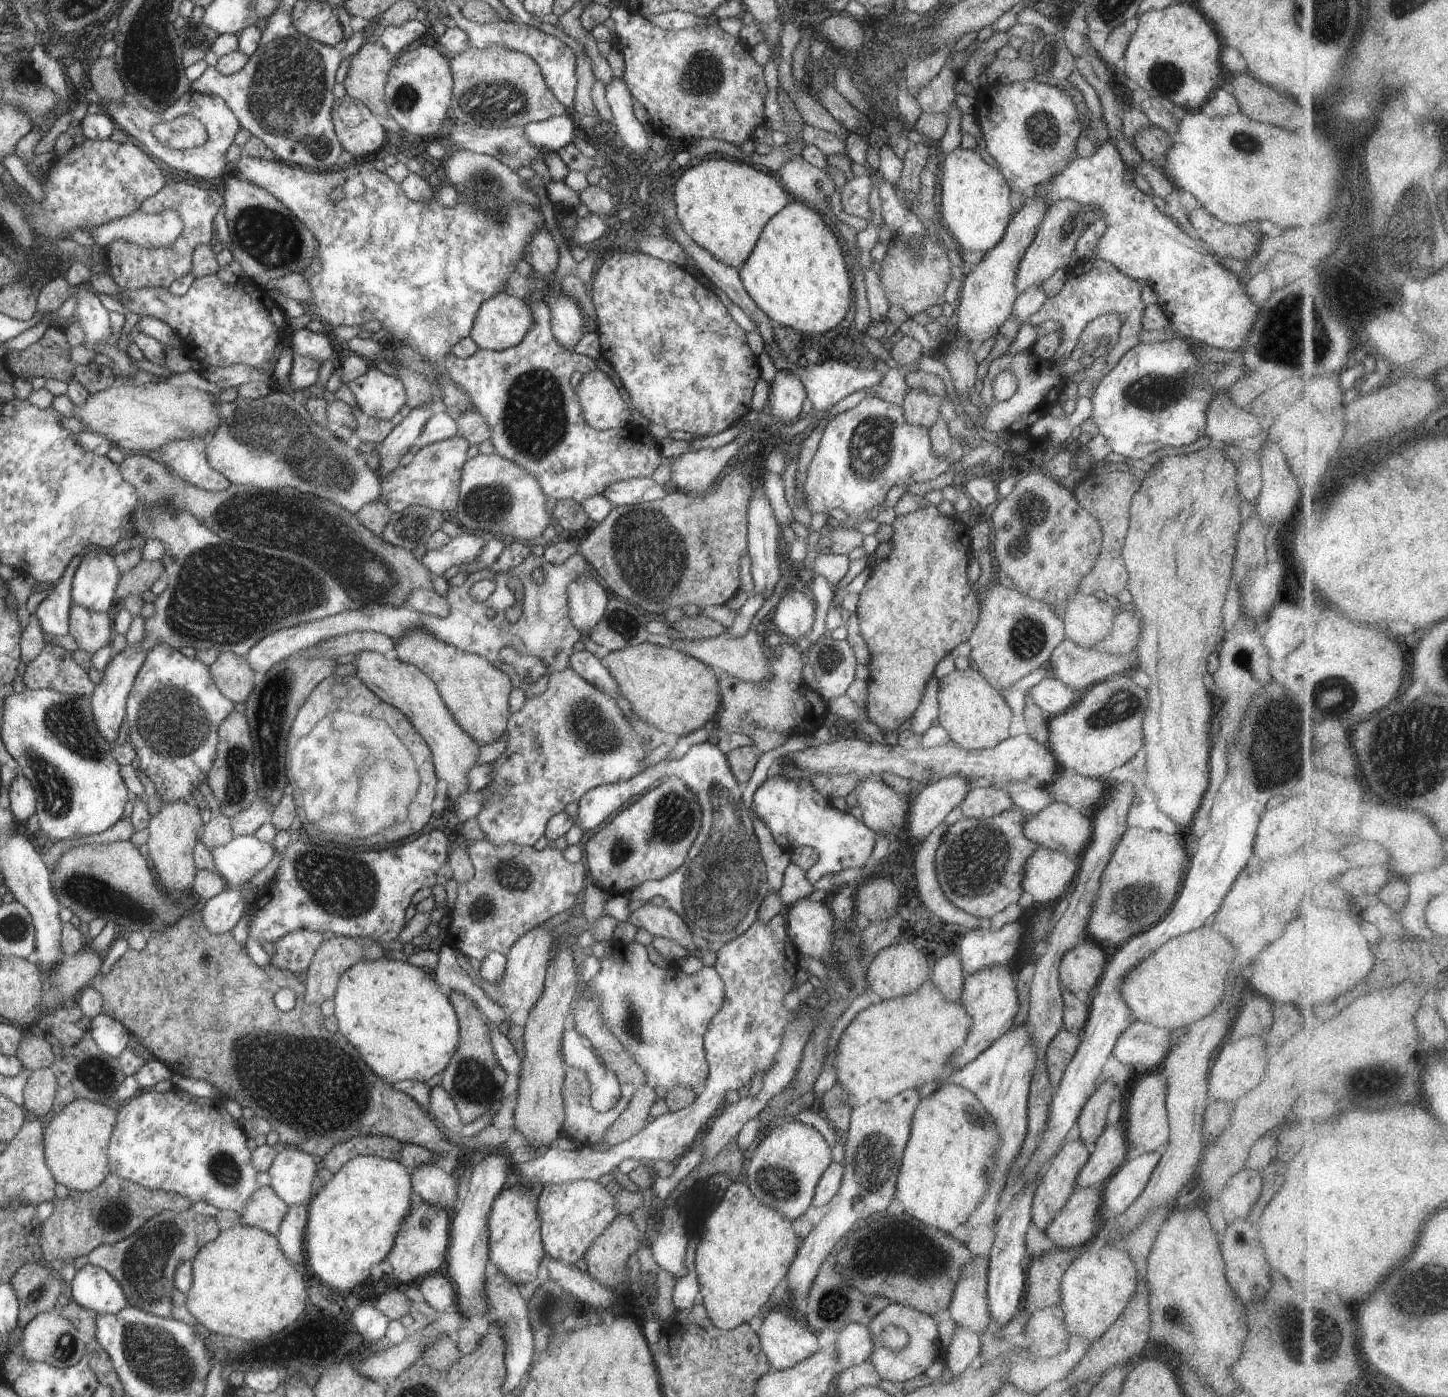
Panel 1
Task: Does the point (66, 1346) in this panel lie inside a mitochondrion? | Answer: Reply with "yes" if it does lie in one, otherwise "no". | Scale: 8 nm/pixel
yes

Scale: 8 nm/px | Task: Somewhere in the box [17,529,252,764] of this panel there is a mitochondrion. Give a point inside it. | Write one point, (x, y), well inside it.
(171, 721)

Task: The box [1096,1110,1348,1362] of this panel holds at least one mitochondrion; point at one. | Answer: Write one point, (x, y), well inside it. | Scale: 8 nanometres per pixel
(1303, 1322)

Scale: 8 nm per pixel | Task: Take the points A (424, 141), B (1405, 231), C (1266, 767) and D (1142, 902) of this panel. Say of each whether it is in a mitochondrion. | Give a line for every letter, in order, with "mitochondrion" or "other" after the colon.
A: other
B: mitochondrion
C: mitochondrion
D: mitochondrion

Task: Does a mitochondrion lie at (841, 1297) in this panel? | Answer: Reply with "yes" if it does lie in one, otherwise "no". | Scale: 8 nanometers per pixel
yes

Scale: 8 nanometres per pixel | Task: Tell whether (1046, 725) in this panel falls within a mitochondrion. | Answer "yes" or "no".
no

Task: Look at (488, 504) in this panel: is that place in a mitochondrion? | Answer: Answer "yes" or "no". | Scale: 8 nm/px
yes

